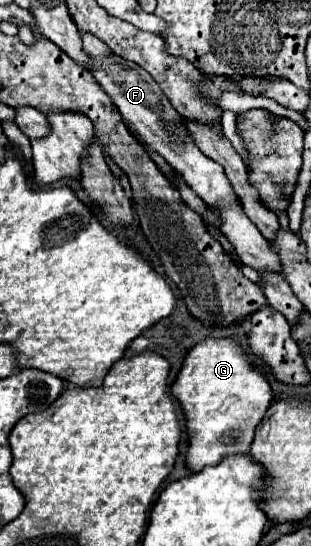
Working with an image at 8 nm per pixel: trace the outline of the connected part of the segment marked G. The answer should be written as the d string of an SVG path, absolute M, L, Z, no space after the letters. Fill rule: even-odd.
M207 337L197 343L187 353L171 393L179 399L185 411L189 433L187 467L191 471L217 465L221 457L229 453L247 453L255 427L261 423L273 401L265 371L247 361L243 347L233 337Z

